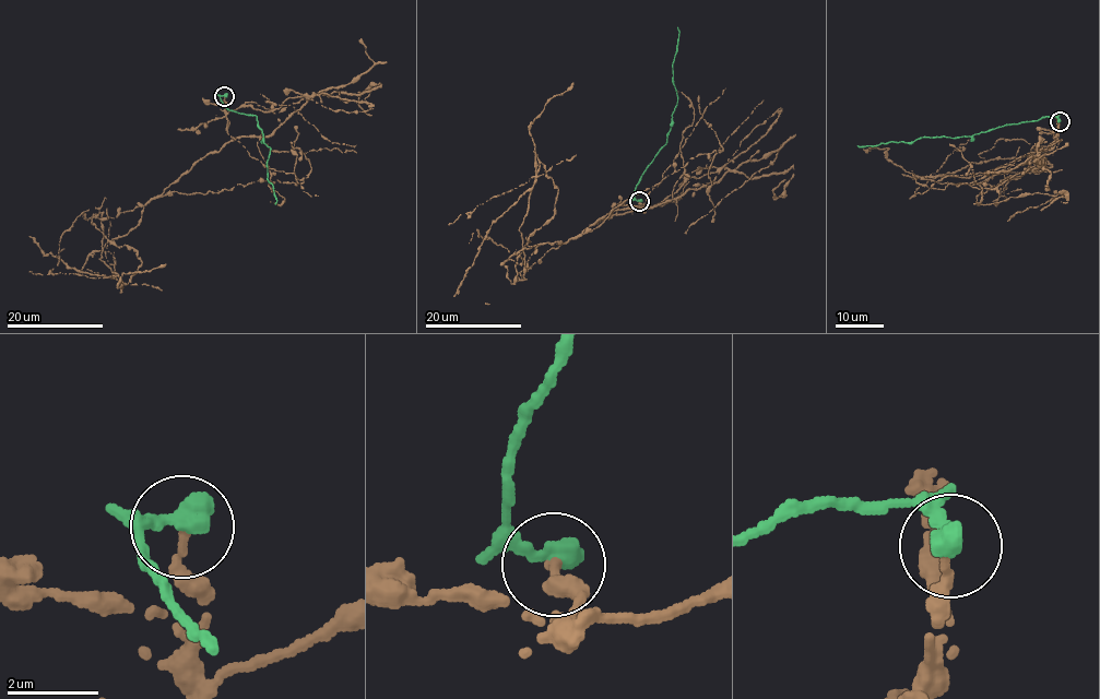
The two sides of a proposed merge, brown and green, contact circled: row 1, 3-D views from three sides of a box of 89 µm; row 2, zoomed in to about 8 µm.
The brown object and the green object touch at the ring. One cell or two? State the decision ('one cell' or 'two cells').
two cells

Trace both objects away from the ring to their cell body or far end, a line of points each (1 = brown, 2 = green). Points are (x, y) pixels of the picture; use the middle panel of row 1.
1: (639, 201), (728, 170), (529, 248), (525, 191), (478, 235), (528, 270)
2: (639, 201), (634, 191), (666, 142), (677, 101), (672, 73), (679, 33), (677, 26)

